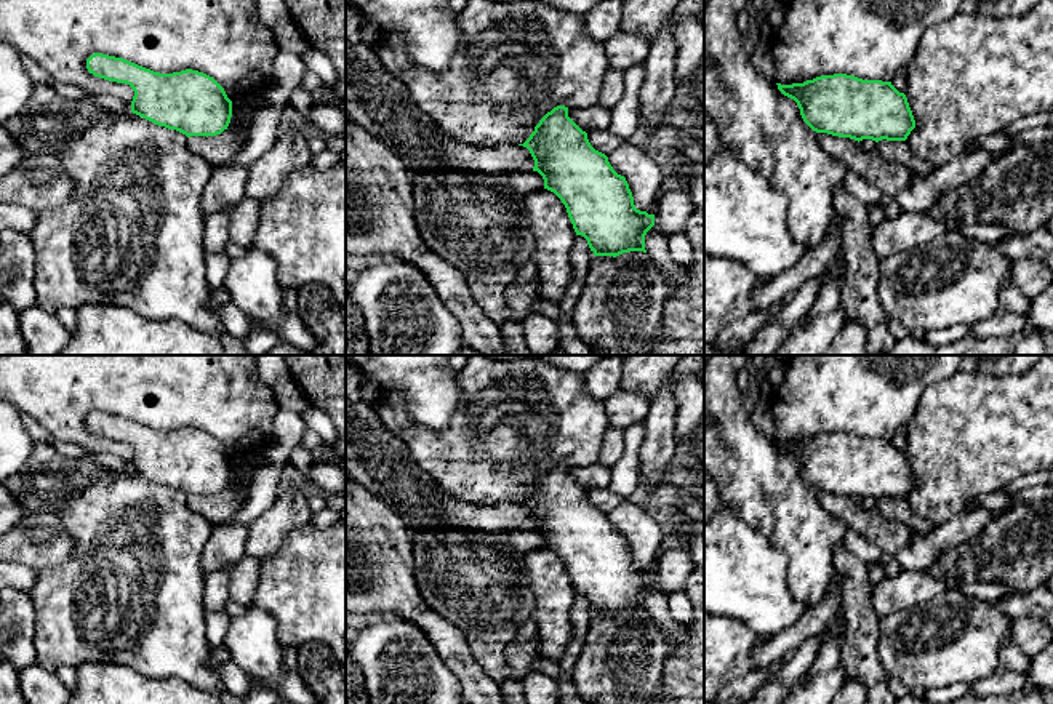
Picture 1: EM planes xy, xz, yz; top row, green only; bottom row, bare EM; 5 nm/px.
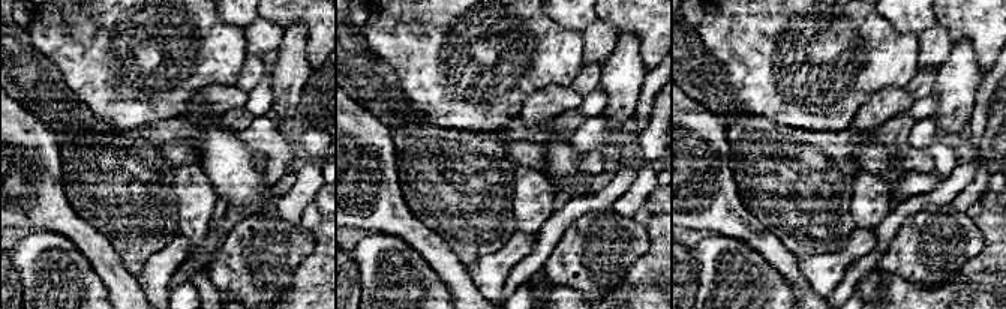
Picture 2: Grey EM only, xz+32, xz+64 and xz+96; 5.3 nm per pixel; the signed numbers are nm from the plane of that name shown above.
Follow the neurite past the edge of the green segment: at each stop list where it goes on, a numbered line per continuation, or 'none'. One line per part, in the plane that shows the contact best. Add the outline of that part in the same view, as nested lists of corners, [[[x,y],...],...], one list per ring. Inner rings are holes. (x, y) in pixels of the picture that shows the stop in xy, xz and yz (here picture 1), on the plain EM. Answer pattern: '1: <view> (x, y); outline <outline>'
none

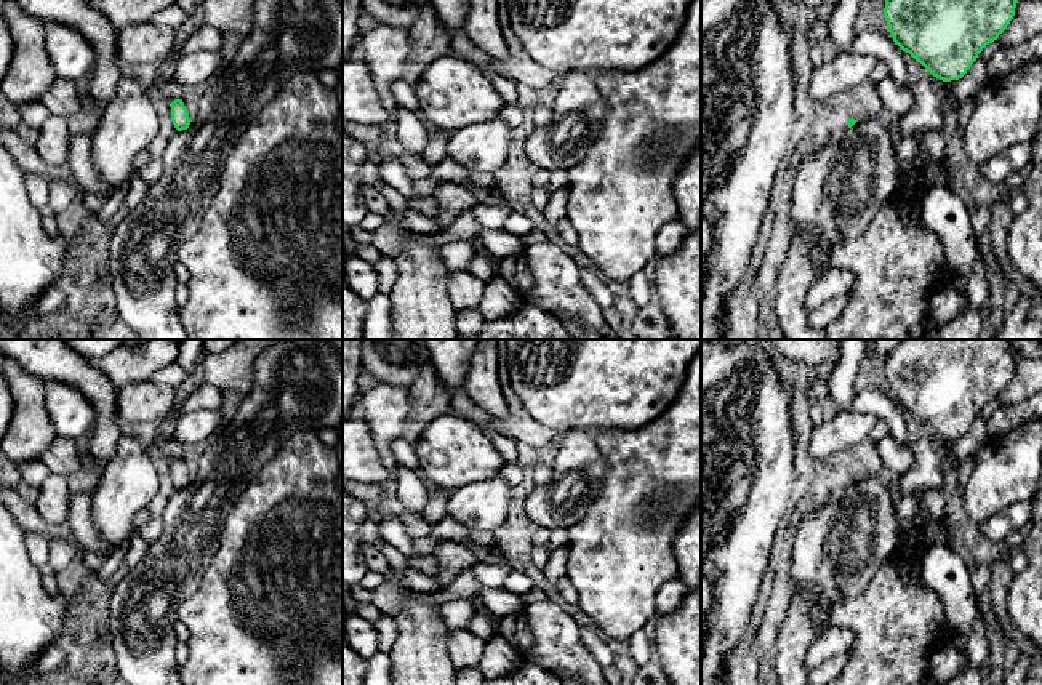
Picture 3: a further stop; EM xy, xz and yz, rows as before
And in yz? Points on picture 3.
1: yz (842, 488); outline [[[844,477],[839,485],[832,490],[831,496],[828,498],[828,504],[834,504],[840,501],[848,493],[848,477]]]

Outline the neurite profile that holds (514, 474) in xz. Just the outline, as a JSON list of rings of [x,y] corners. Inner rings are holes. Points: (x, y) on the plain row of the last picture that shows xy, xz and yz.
[[[506,463],[501,469],[501,474],[509,485],[517,487],[519,483],[522,483],[527,472],[515,463]]]

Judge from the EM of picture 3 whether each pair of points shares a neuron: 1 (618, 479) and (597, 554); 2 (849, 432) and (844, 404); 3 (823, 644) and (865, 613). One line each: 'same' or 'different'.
1: same
2: different
3: different

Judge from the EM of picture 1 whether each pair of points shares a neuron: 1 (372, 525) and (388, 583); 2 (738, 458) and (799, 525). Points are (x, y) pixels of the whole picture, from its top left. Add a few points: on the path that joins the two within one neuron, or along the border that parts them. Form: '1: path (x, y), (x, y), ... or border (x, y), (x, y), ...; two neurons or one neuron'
1: path (372, 540), (375, 568); one neuron
2: path (752, 474), (784, 509); one neuron

